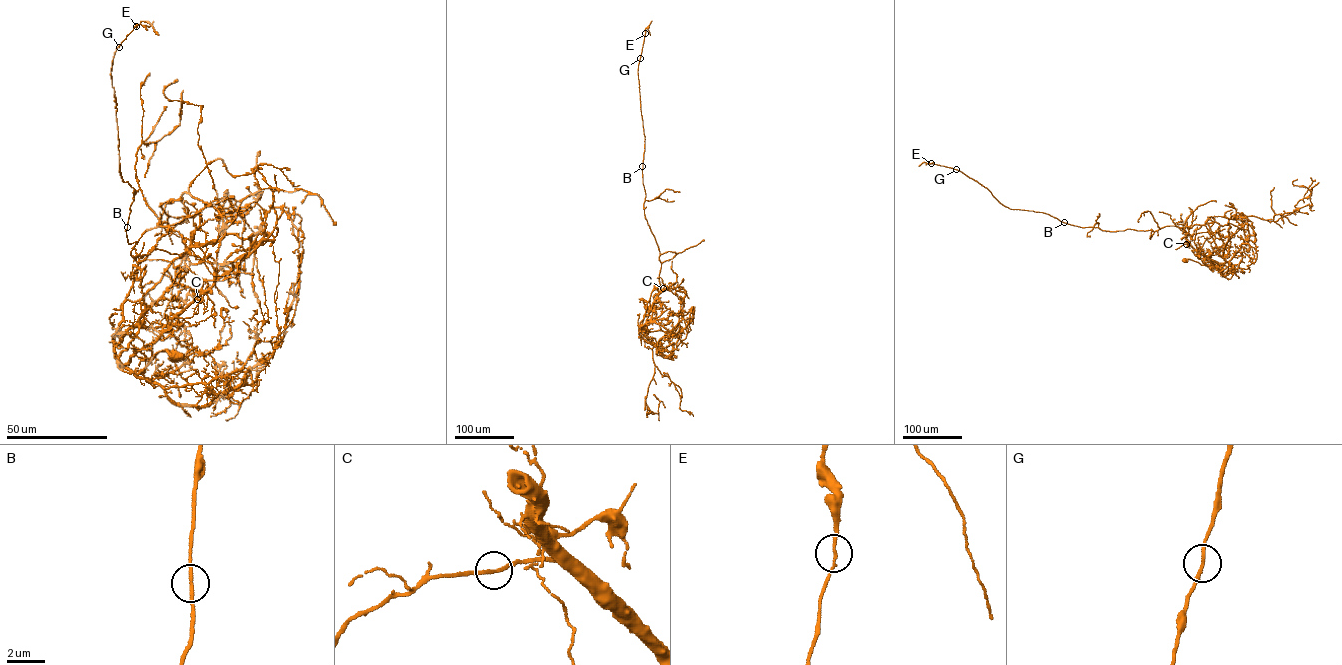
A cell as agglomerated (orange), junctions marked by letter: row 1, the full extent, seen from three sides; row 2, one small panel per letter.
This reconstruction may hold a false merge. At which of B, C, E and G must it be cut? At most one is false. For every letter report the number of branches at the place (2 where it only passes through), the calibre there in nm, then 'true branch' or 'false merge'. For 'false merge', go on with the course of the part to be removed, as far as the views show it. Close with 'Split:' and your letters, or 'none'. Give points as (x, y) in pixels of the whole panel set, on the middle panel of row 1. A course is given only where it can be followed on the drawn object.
B: 2 | 180 nm | true branch
C: 2 | 180 nm | true branch
E: 2 | 160 nm | true branch
G: 2 | 170 nm | true branch
Split: none

